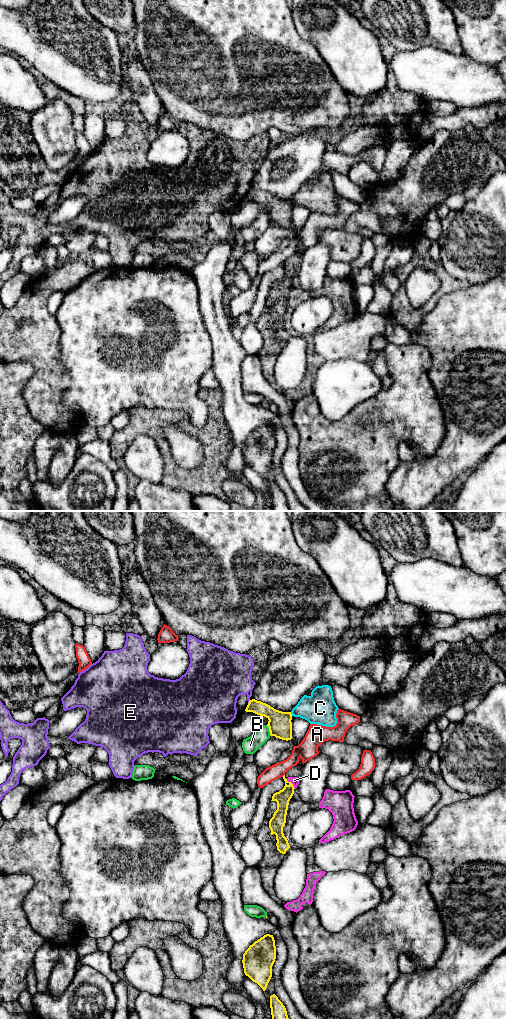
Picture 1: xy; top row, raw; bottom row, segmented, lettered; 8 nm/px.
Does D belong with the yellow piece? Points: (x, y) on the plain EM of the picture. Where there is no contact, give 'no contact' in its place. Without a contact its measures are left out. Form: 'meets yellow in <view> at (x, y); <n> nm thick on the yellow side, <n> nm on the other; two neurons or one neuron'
meets yellow in xy at (291, 271); 120 nm thick on the yellow side, 60 nm on the other; two neurons

